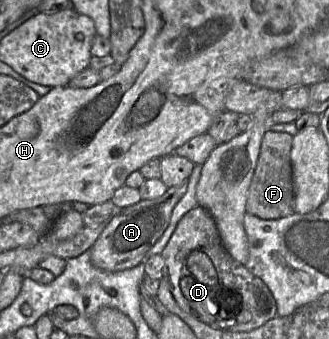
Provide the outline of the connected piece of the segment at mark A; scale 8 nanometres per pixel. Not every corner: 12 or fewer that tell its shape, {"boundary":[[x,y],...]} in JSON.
{"boundary":[[187,184],[111,216],[90,249],[100,270],[143,263]]}

